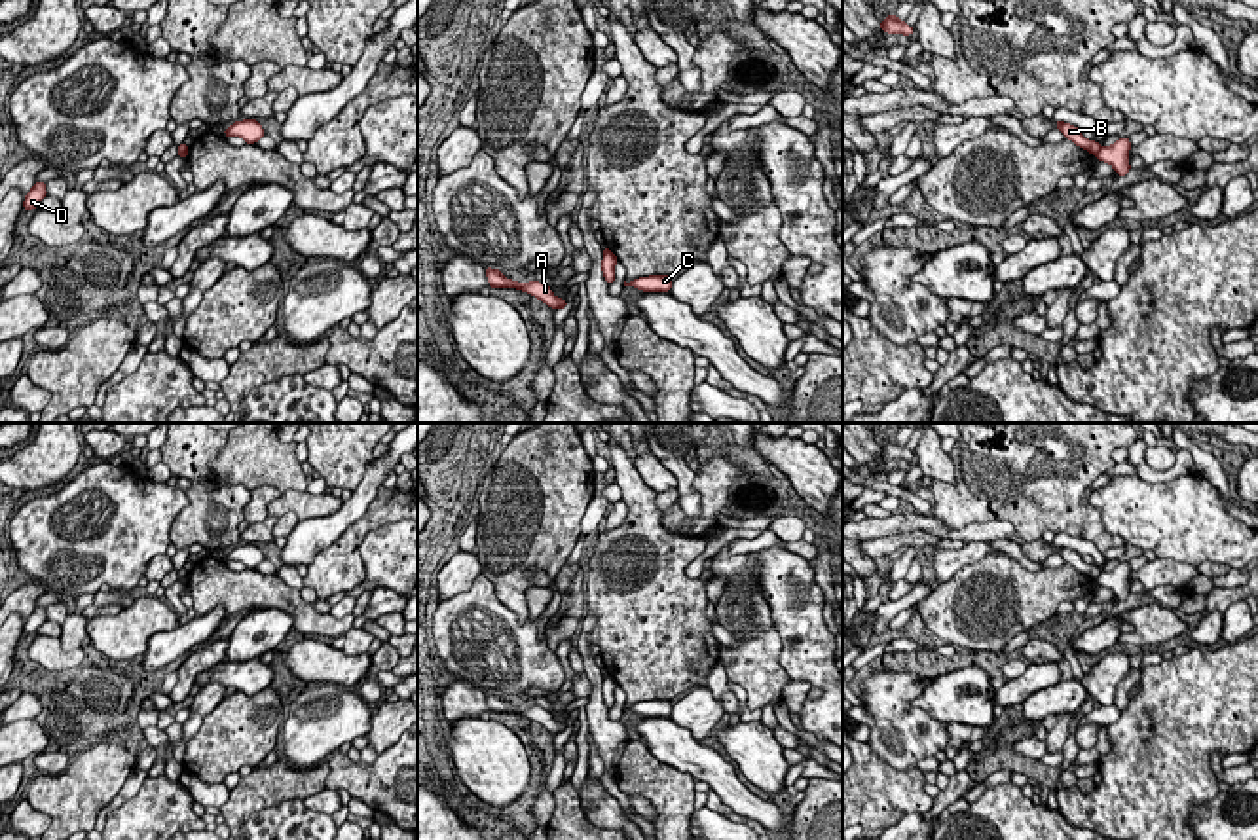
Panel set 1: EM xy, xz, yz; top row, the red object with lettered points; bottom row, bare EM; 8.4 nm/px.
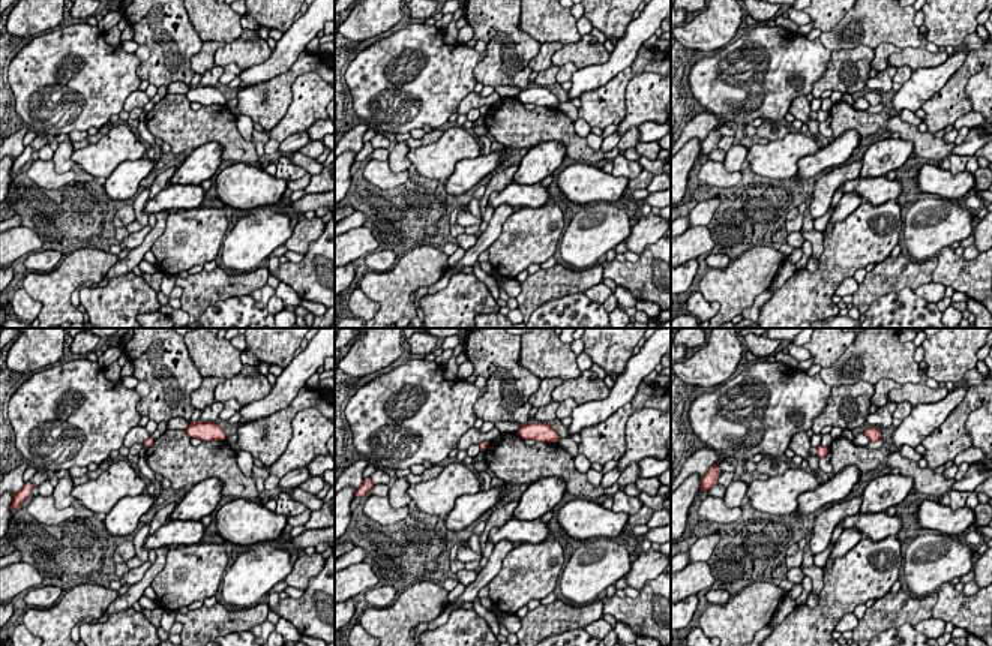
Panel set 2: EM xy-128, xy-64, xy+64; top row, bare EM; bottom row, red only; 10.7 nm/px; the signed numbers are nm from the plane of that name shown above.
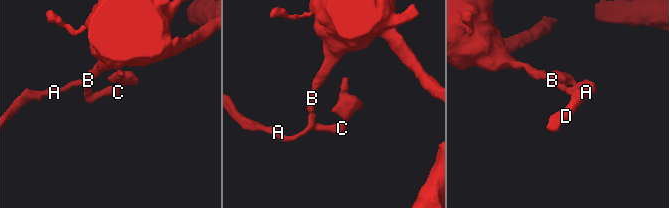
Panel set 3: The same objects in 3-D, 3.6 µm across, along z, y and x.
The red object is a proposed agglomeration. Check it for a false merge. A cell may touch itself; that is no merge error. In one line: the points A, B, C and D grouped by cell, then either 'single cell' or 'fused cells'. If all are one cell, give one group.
A C D / B; fused cells

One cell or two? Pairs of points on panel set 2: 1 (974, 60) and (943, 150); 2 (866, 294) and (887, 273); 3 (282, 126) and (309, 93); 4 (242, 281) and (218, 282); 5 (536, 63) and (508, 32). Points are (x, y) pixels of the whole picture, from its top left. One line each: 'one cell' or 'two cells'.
1: two cells
2: one cell
3: one cell
4: one cell
5: two cells

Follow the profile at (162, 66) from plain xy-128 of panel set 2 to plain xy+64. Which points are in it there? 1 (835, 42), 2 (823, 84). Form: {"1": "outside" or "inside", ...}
{"1": "outside", "2": "inside"}

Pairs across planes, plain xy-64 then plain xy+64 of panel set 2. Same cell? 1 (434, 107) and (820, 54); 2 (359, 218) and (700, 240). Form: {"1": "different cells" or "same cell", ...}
{"1": "same cell", "2": "different cells"}

